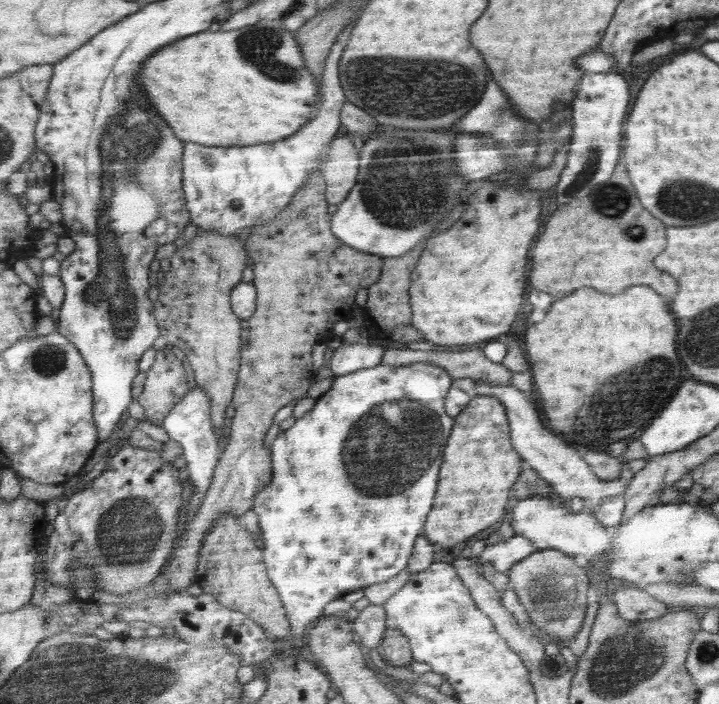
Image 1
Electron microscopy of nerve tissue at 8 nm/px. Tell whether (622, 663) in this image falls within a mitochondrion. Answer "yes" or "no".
yes

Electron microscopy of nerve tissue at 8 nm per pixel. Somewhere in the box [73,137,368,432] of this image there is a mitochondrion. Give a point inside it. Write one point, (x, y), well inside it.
(110, 294)

